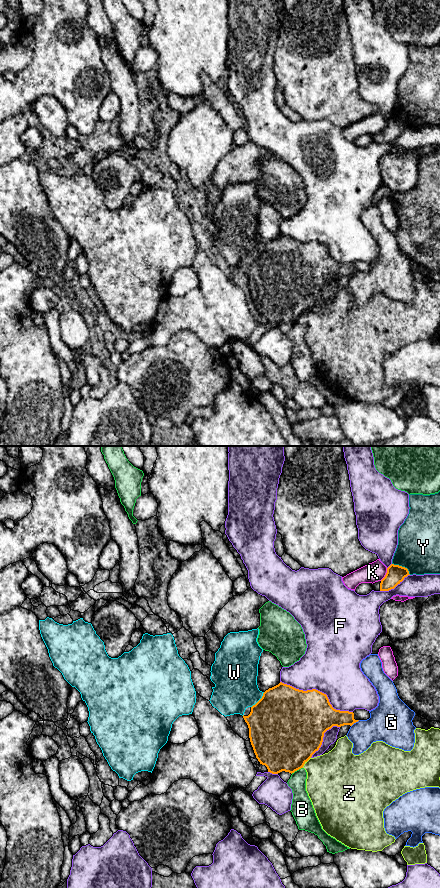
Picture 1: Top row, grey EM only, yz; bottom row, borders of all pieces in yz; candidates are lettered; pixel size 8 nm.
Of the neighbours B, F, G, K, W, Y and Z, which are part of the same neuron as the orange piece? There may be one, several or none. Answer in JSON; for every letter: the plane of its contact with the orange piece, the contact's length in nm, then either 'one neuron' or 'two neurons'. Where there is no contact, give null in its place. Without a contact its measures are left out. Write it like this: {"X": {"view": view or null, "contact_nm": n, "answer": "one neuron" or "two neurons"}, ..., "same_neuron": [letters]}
{"B": {"view": "yz", "contact_nm": 110, "answer": "two neurons"}, "F": {"view": "yz", "contact_nm": 650, "answer": "two neurons"}, "G": {"view": "yz", "contact_nm": 90, "answer": "two neurons"}, "K": {"view": "yz", "contact_nm": 120, "answer": "two neurons"}, "W": {"view": "yz", "contact_nm": 170, "answer": "two neurons"}, "Y": {"view": "yz", "contact_nm": 180, "answer": "two neurons"}, "Z": {"view": "yz", "contact_nm": 110, "answer": "two neurons"}, "same_neuron": []}

